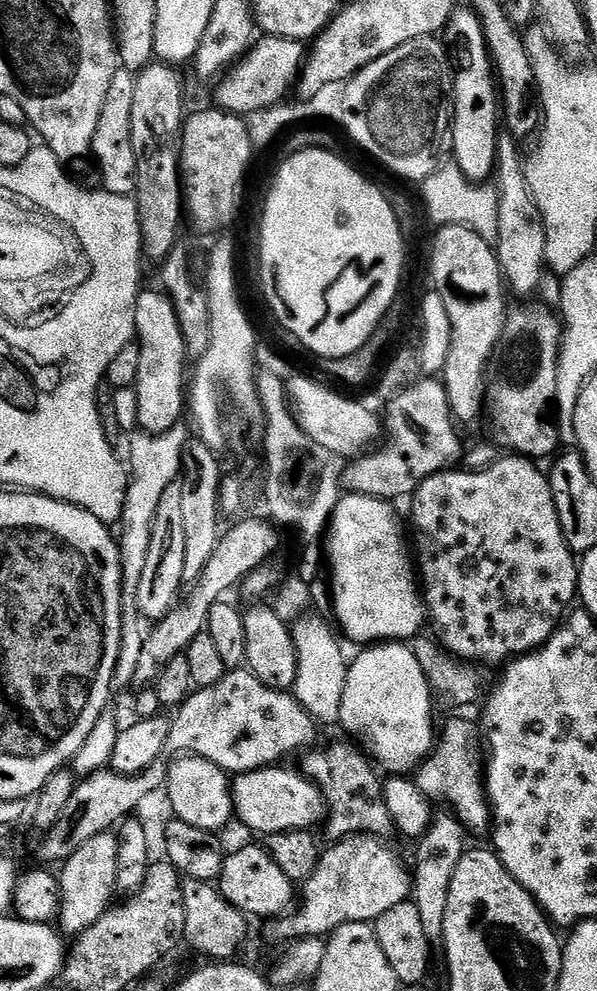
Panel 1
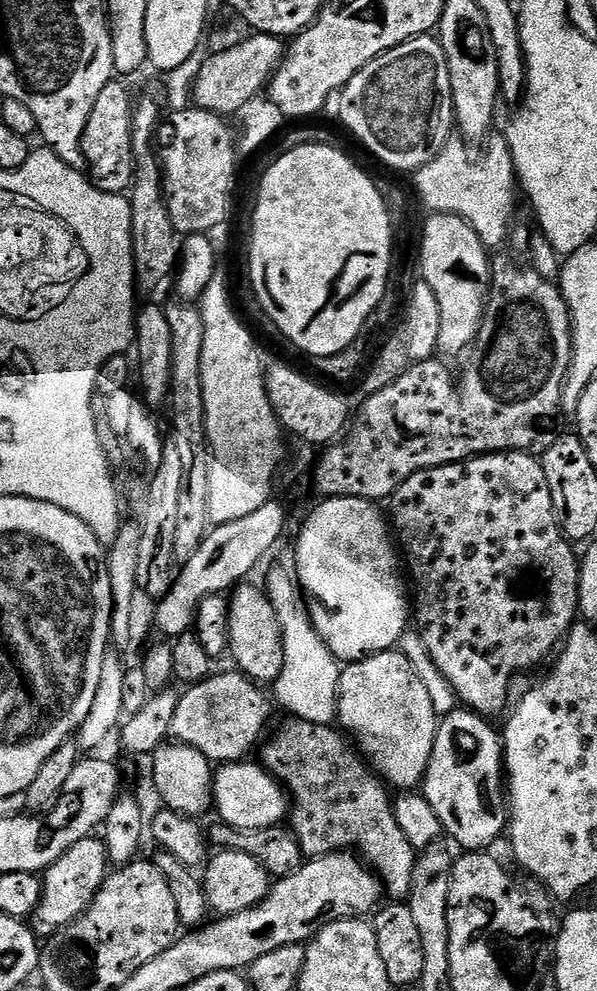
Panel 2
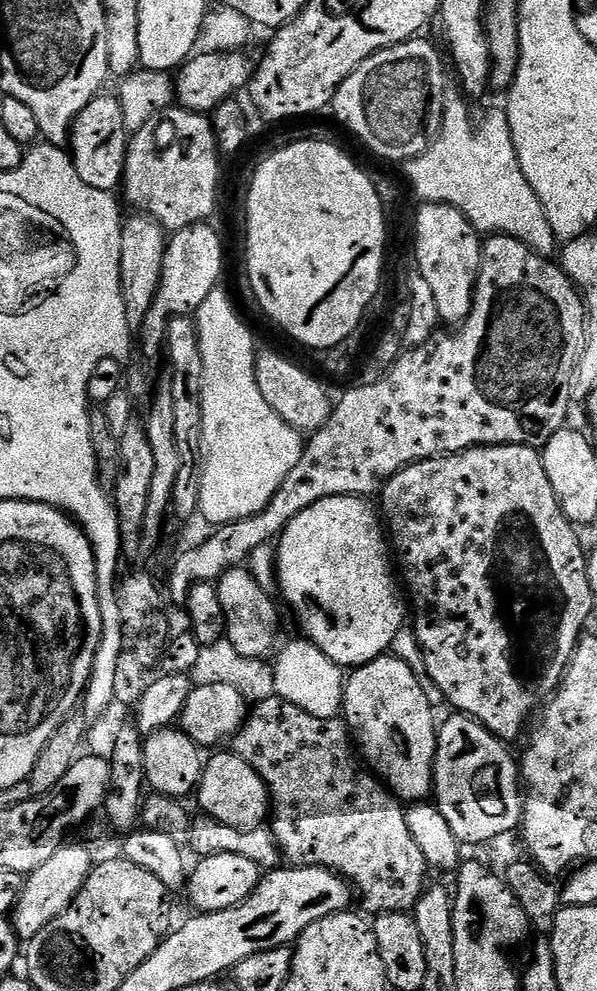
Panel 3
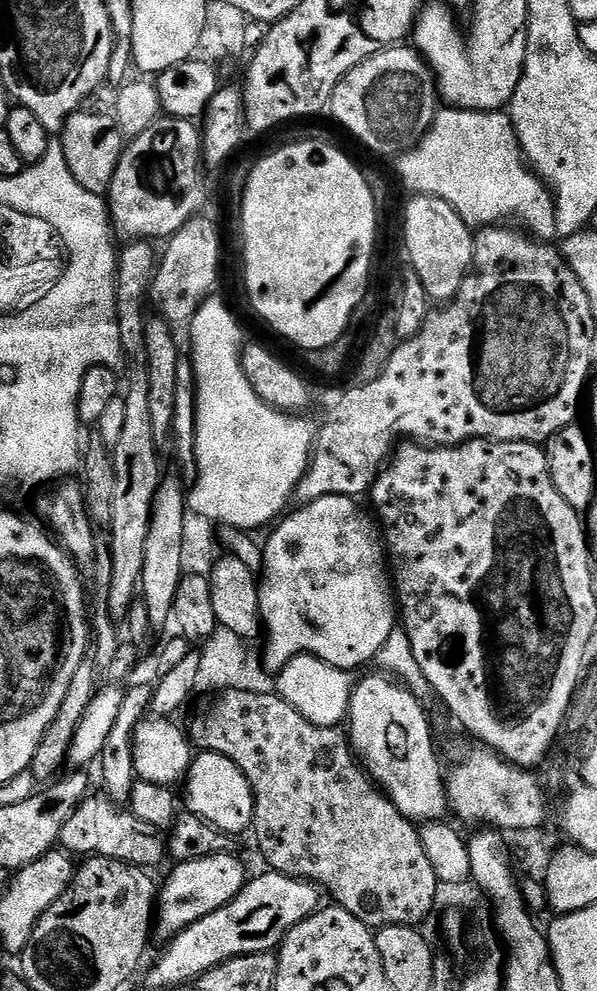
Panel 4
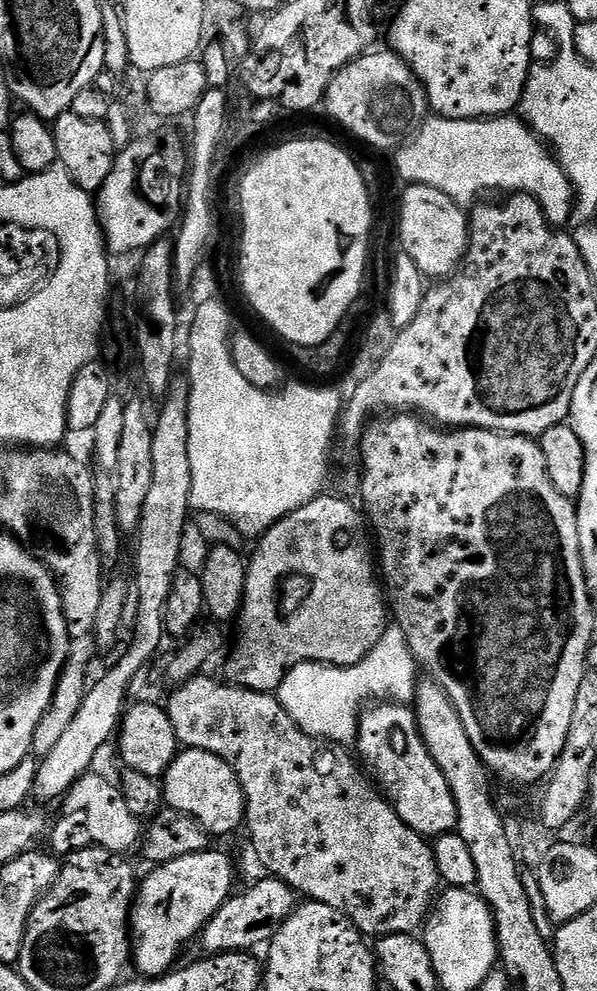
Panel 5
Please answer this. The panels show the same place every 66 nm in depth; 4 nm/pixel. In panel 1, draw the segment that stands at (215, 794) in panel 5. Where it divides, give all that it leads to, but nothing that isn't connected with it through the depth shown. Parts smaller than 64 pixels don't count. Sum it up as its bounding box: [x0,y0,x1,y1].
[231,766,326,838]

